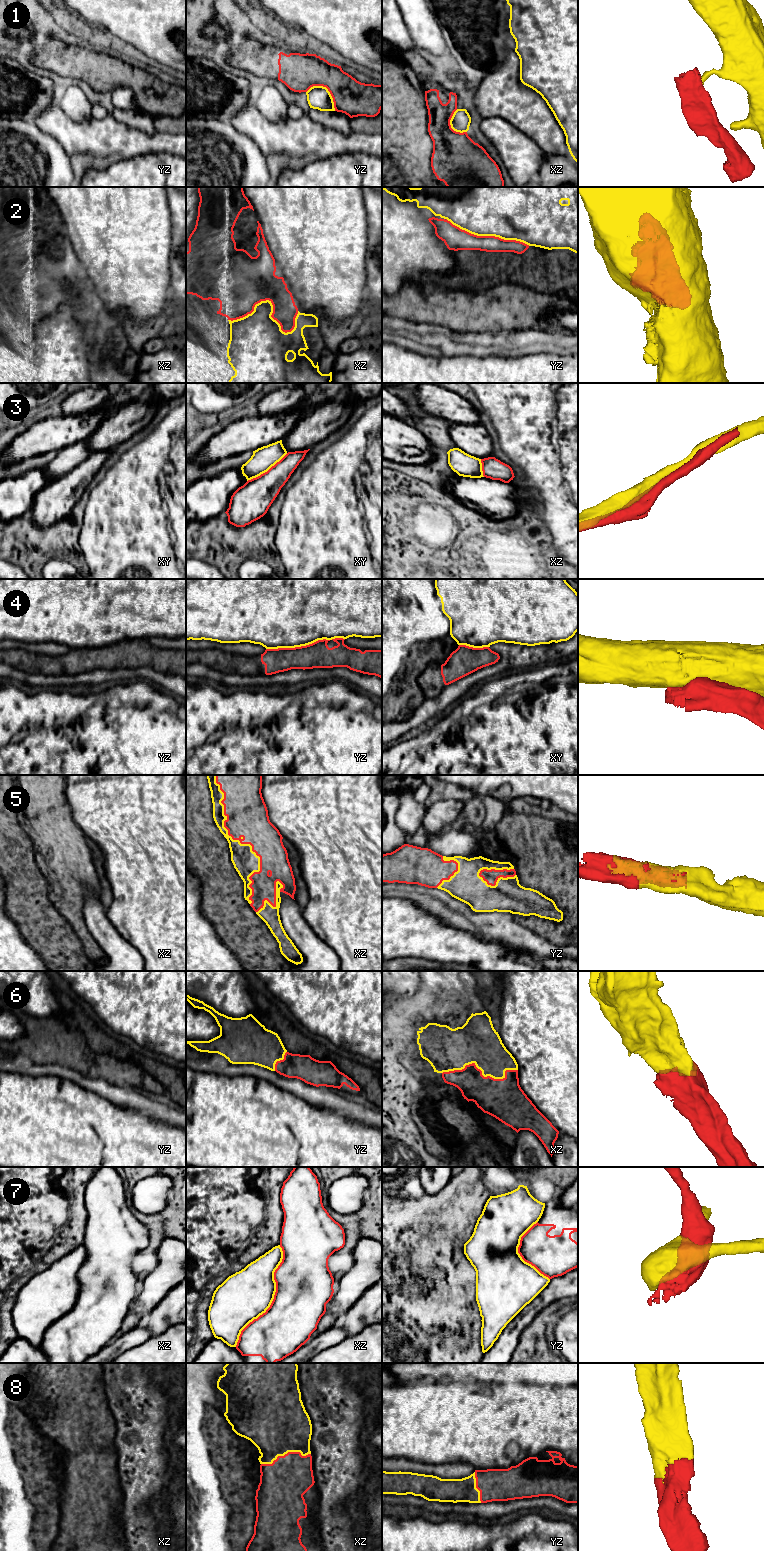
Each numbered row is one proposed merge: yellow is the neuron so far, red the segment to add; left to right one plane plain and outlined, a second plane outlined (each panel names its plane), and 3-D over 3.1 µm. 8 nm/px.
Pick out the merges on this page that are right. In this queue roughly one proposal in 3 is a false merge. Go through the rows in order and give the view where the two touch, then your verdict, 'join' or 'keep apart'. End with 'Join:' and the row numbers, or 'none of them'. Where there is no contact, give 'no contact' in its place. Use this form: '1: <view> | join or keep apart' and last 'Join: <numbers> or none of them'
1: yz | keep apart
2: xz | keep apart
3: xy | keep apart
4: yz | keep apart
5: xz | join
6: xz | join
7: xz | keep apart
8: xz | join
Join: 5, 6, 8

